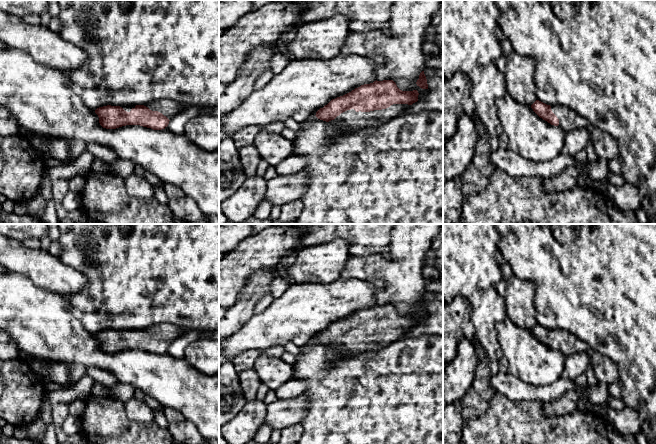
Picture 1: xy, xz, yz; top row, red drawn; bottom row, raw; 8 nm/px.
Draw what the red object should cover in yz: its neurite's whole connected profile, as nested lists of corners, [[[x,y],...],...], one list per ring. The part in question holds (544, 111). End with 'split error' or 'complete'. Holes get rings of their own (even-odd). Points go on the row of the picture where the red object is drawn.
[[[536,100],[531,108],[543,120],[558,126],[564,133],[579,129],[588,129],[591,125],[581,115],[561,105],[550,106]]]; split error

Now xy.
[[[164,99],[145,105],[103,106],[95,110],[103,128],[116,129],[126,125],[140,125],[153,130],[165,129],[169,121],[186,108]]]; split error

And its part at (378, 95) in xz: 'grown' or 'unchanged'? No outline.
grown

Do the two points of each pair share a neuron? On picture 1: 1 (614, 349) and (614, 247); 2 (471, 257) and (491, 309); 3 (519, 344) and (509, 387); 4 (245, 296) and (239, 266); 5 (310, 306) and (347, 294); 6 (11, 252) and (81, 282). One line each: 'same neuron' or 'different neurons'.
1: same neuron
2: same neuron
3: different neurons
4: different neurons
5: same neuron
6: same neuron

